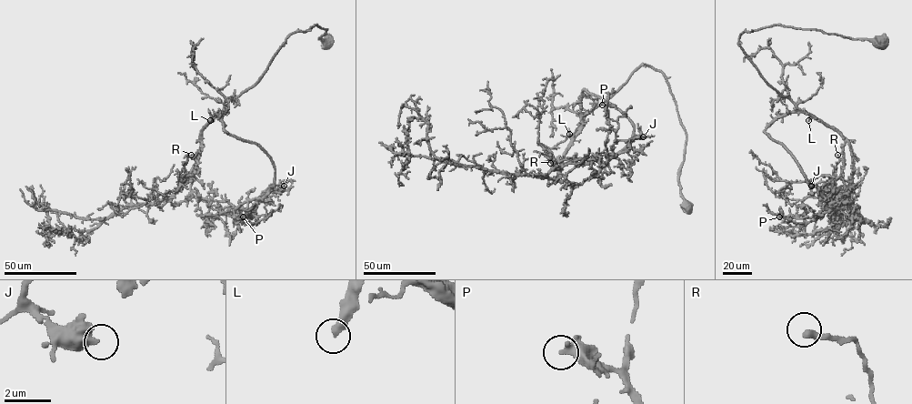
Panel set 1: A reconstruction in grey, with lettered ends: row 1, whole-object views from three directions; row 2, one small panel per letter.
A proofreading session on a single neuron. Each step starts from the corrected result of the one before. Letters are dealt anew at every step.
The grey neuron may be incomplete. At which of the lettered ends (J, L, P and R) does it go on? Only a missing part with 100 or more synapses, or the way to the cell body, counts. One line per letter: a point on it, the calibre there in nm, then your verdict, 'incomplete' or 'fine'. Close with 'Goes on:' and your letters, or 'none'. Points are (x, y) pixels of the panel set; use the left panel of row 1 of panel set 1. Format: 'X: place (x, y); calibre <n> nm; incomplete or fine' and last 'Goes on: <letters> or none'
J: place (284, 186); calibre 480 nm; fine
L: place (210, 120); calibre 380 nm; incomplete
P: place (243, 217); calibre 440 nm; fine
R: place (191, 155); calibre 320 nm; fine
Goes on: L

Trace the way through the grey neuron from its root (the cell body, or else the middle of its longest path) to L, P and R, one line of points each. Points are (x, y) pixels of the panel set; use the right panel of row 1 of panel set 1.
L: (881, 41), (778, 25), (740, 35), (738, 45), (762, 77), (798, 109), (812, 115), (808, 120)
P: (881, 41), (778, 25), (740, 35), (762, 77), (796, 108), (764, 131), (828, 198), (816, 216), (779, 217)
R: (881, 41), (778, 25), (740, 35), (738, 45), (769, 85), (798, 109), (841, 136), (843, 160), (837, 155)

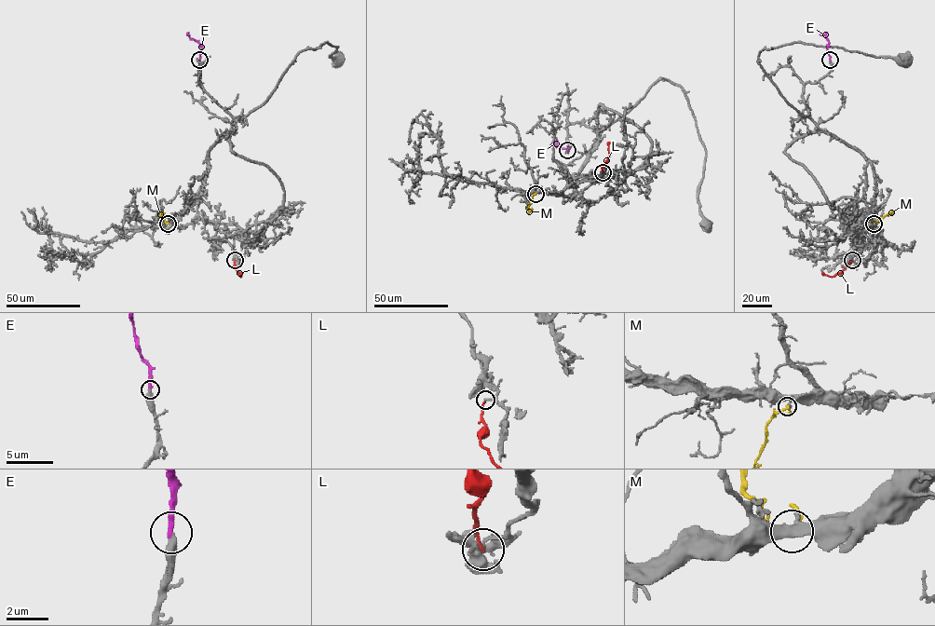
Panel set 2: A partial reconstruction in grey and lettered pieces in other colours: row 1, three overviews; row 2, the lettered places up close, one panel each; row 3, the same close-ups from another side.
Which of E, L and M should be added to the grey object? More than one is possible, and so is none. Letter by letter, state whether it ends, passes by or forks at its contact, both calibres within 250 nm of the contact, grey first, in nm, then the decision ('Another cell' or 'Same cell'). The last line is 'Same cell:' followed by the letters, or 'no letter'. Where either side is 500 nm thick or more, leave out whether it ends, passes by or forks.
E: It ends there. Thickness 360 nm (grey) against 240 nm. Same cell
L: It ends there. Thickness 160 nm (grey) against 130 nm. Another cell
M: It passes by. Thickness 240 nm (grey) against 170 nm. Another cell
Same cell: E

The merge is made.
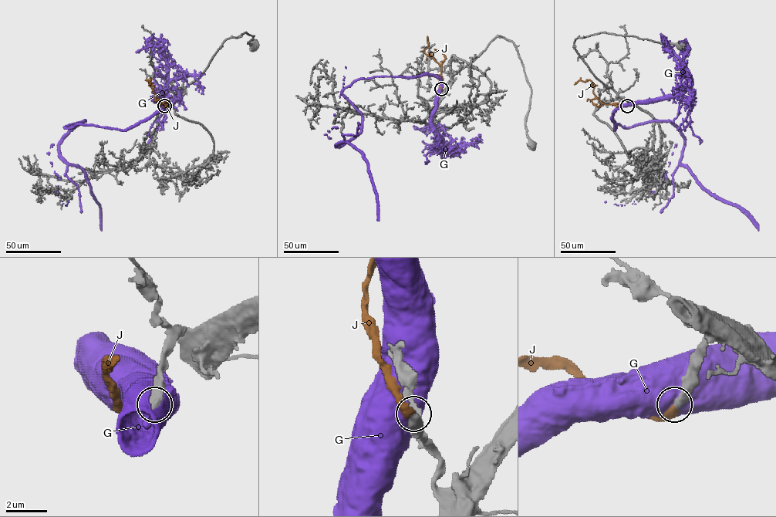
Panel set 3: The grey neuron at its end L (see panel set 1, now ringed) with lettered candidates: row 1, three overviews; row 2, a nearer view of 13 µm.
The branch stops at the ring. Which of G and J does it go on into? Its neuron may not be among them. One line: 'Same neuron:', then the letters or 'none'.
Same neuron: J

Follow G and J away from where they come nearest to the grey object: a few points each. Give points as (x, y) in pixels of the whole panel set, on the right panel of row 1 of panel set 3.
G: (627, 105), (614, 112), (615, 130), (669, 121), (684, 140), (680, 163), (758, 231)
J: (627, 106), (603, 104), (593, 92), (593, 86), (589, 79), (578, 80), (574, 84)

